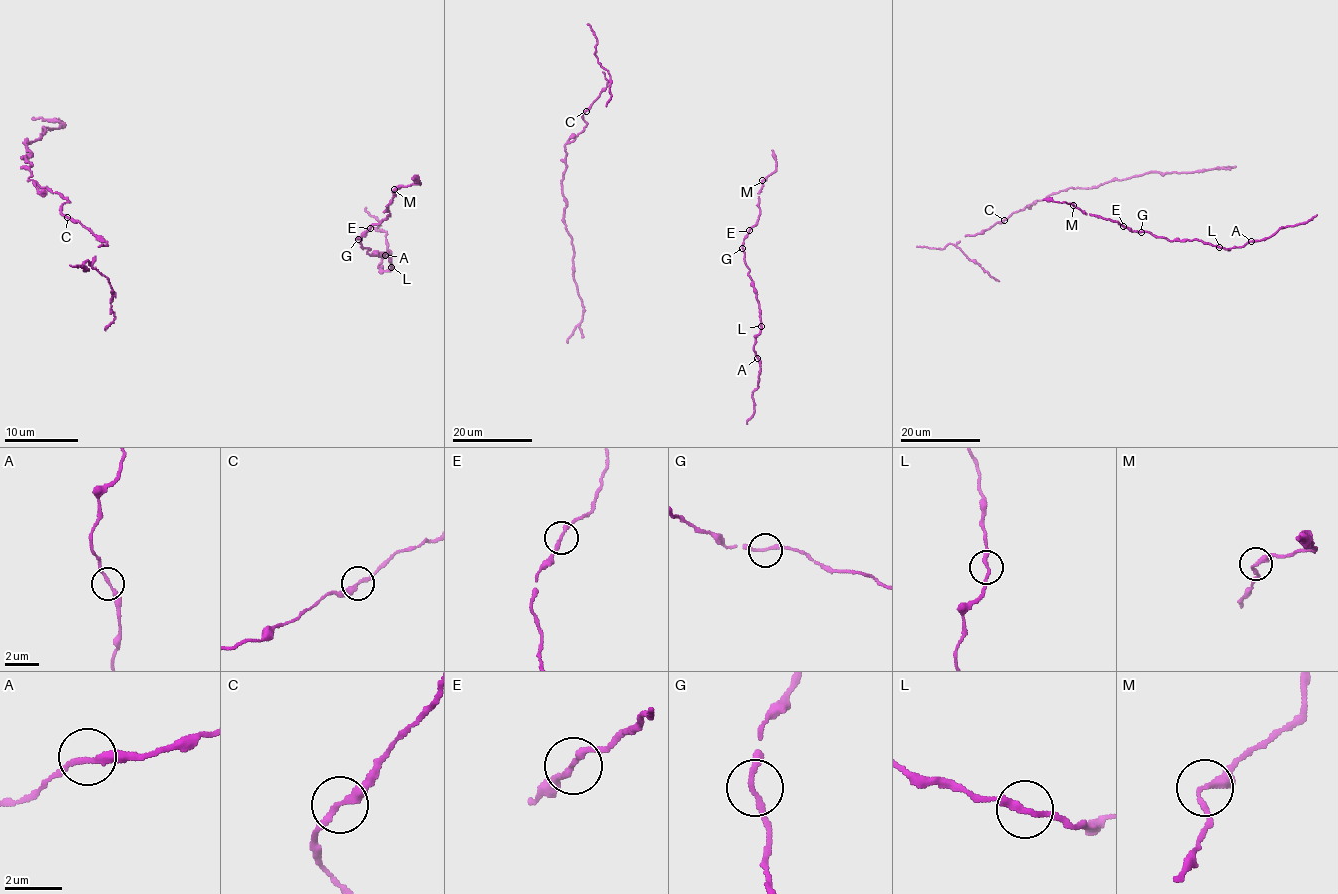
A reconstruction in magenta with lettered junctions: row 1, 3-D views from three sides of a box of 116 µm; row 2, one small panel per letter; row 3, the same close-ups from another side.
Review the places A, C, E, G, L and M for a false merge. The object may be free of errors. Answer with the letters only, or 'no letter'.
no letter

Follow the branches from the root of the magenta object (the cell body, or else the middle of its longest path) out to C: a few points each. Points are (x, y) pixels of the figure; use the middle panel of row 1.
C: (575, 252), (564, 223), (566, 199), (561, 180), (566, 168), (565, 145), (584, 129), (586, 111)

